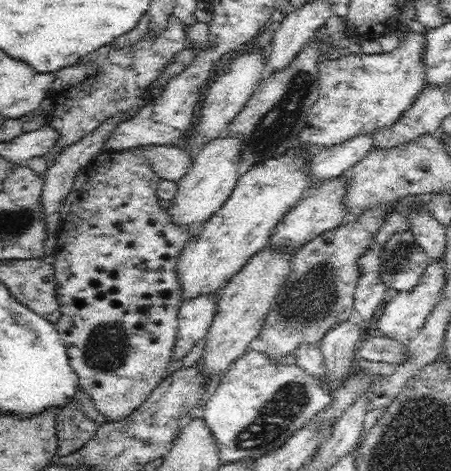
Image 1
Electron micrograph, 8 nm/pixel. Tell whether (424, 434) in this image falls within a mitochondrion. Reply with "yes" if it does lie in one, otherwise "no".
yes

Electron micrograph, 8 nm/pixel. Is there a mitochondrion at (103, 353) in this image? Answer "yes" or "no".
yes

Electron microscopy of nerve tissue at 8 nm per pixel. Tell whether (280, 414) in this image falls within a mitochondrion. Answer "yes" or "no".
yes

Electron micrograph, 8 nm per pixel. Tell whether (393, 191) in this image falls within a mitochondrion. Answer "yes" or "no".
no

